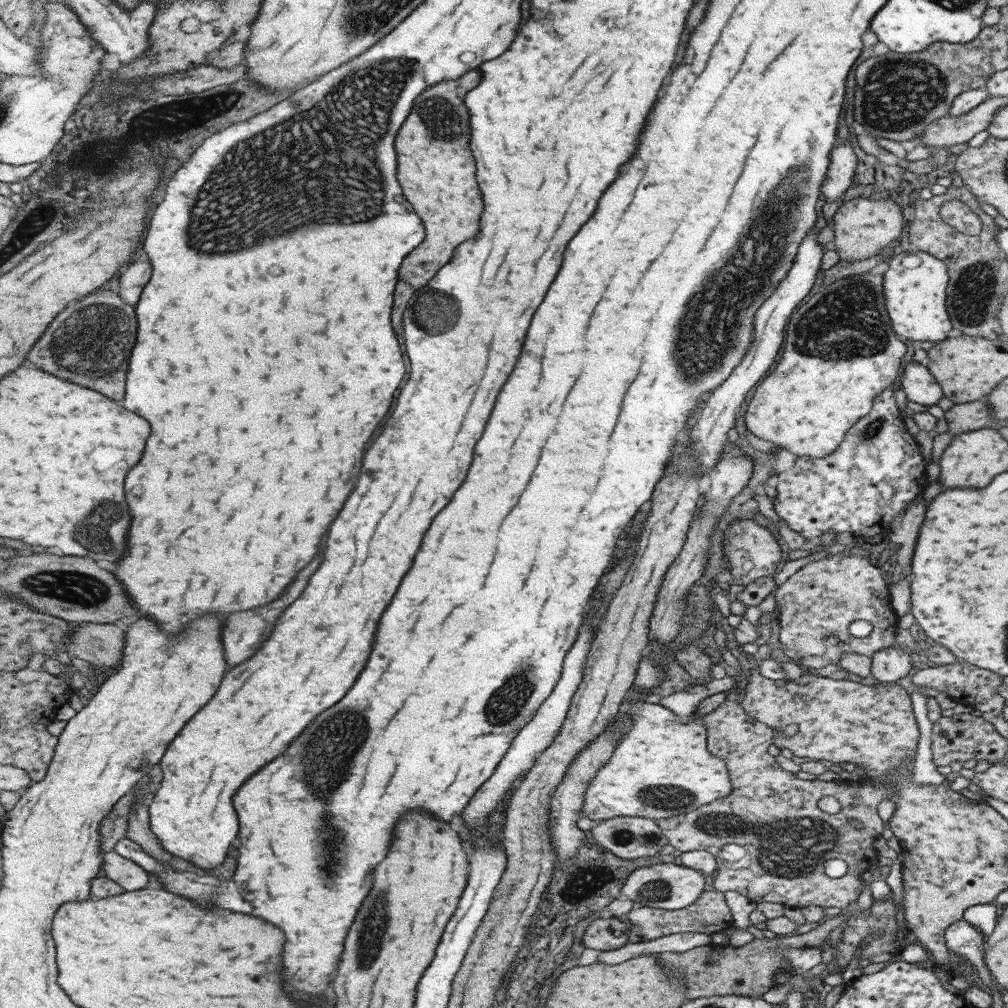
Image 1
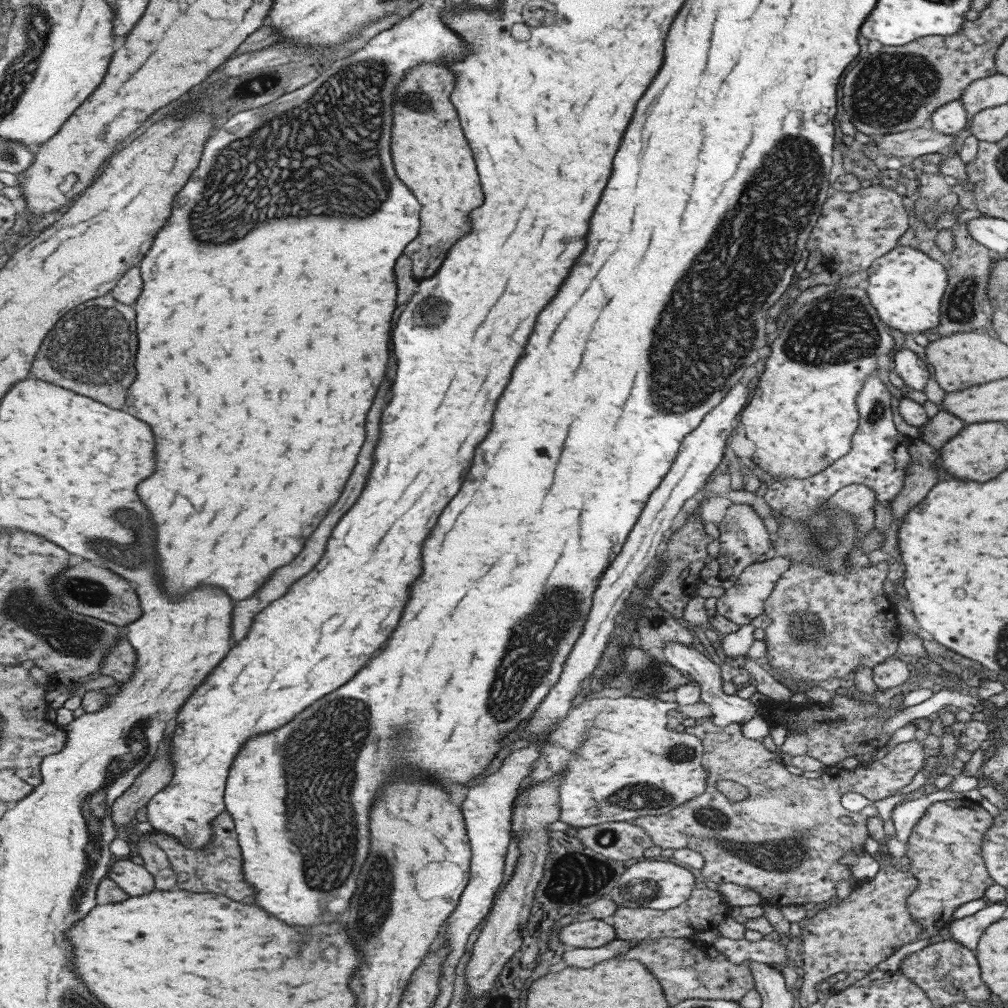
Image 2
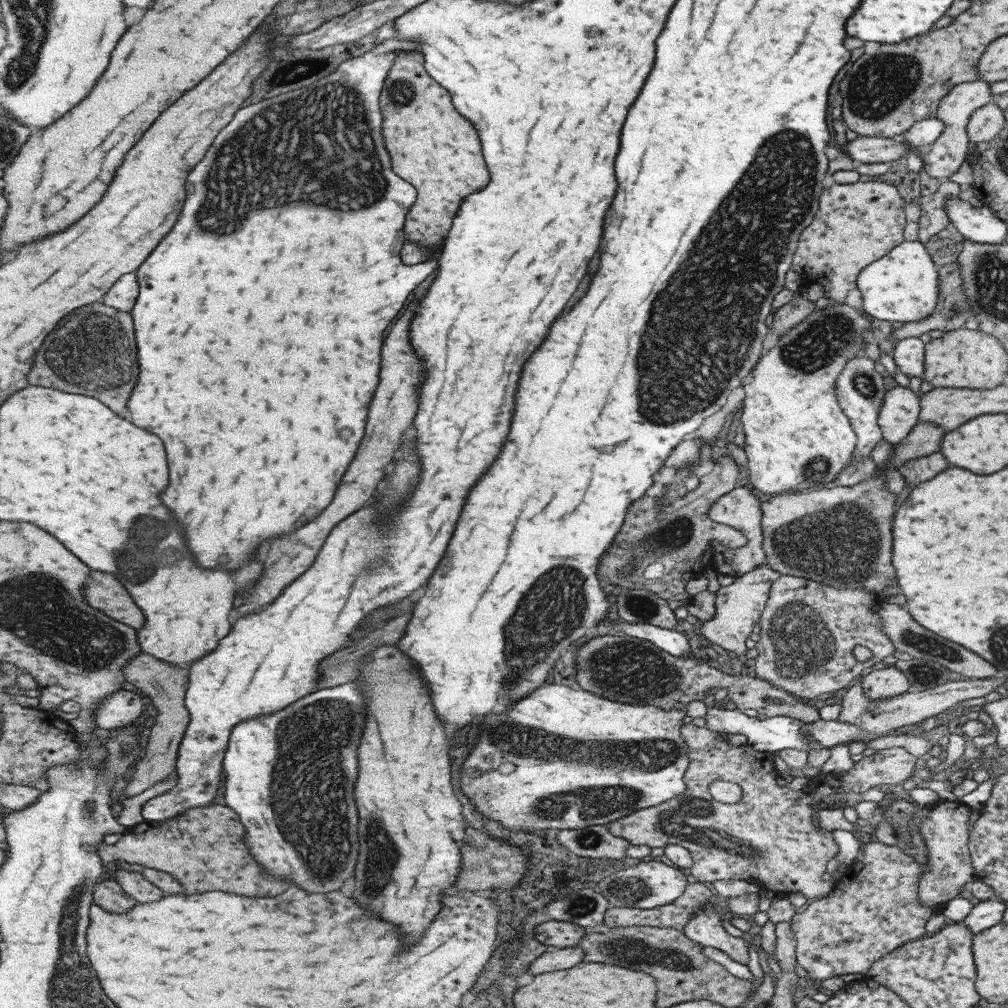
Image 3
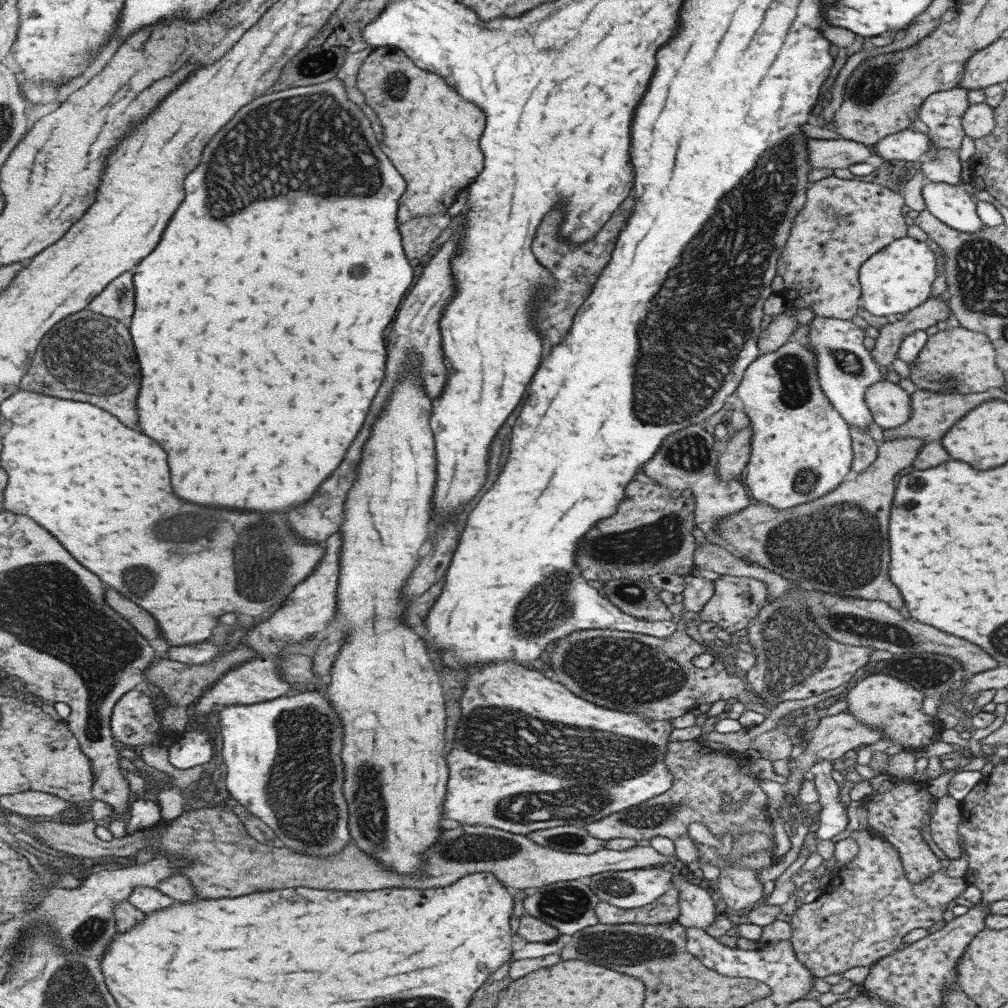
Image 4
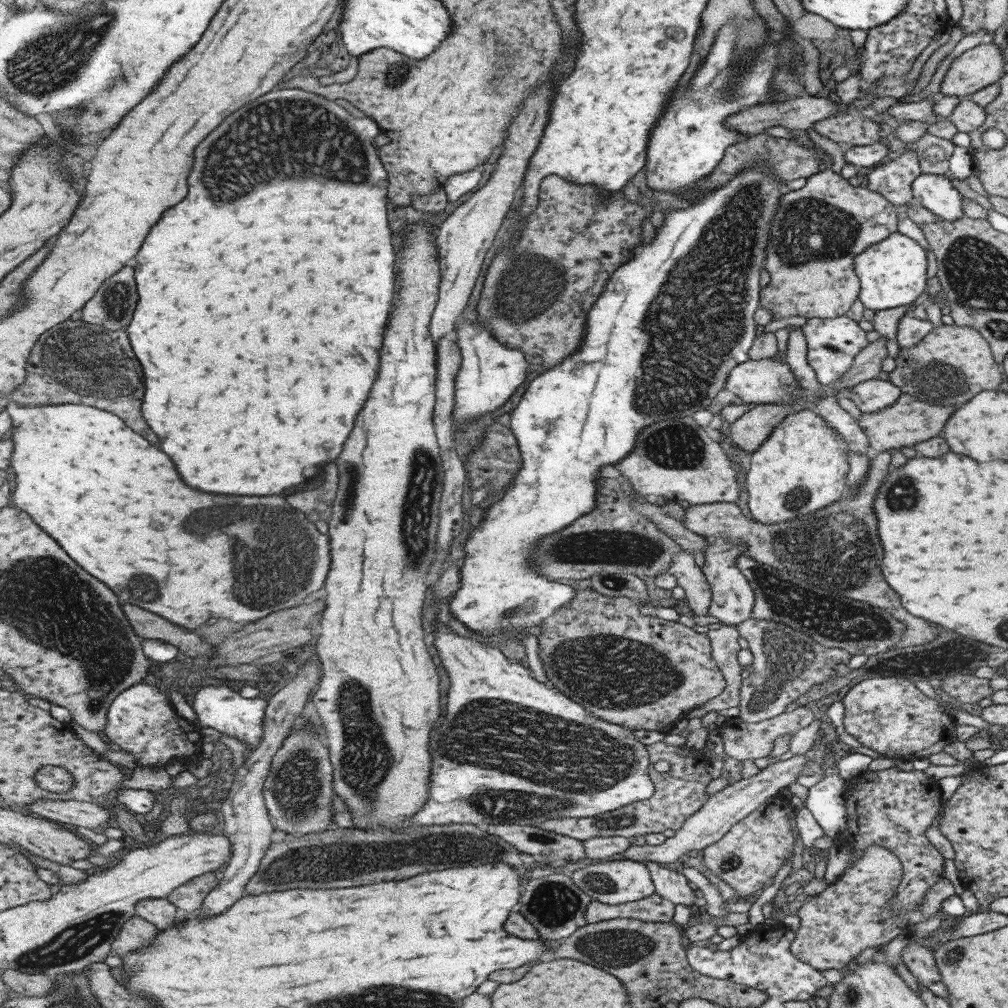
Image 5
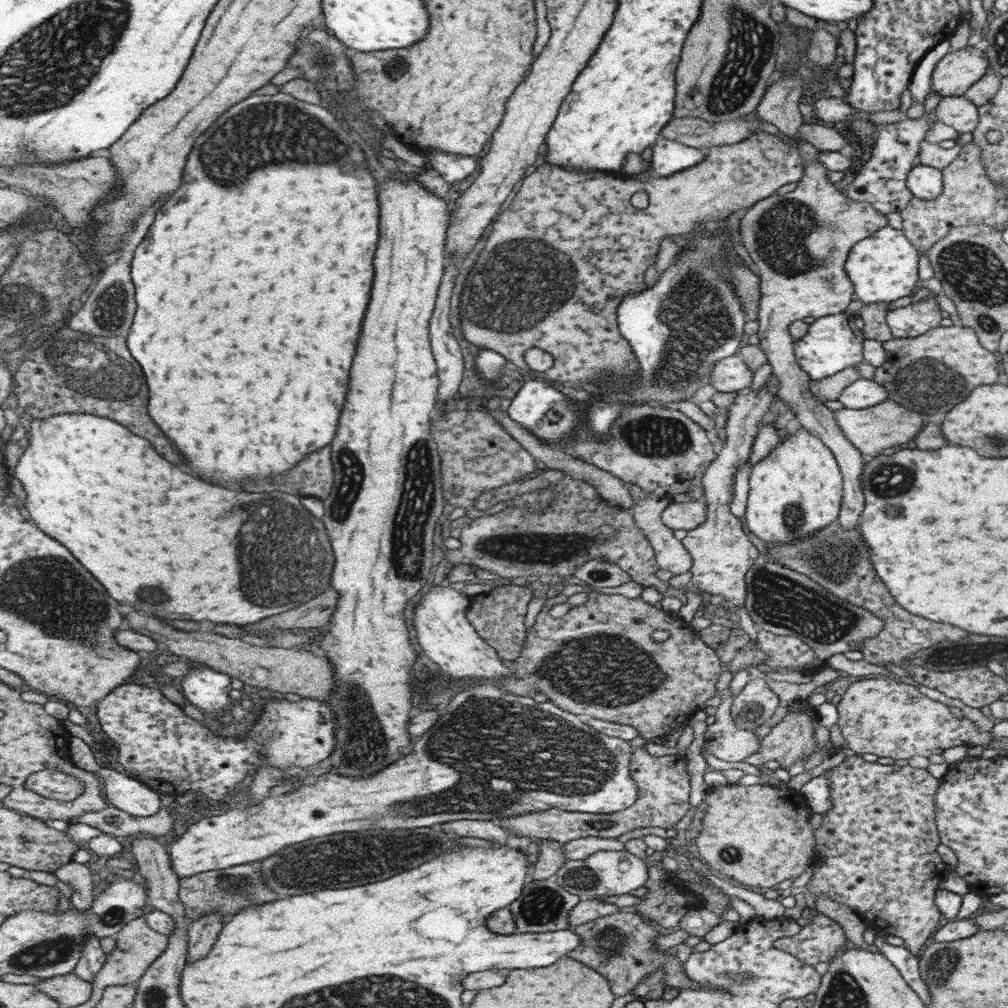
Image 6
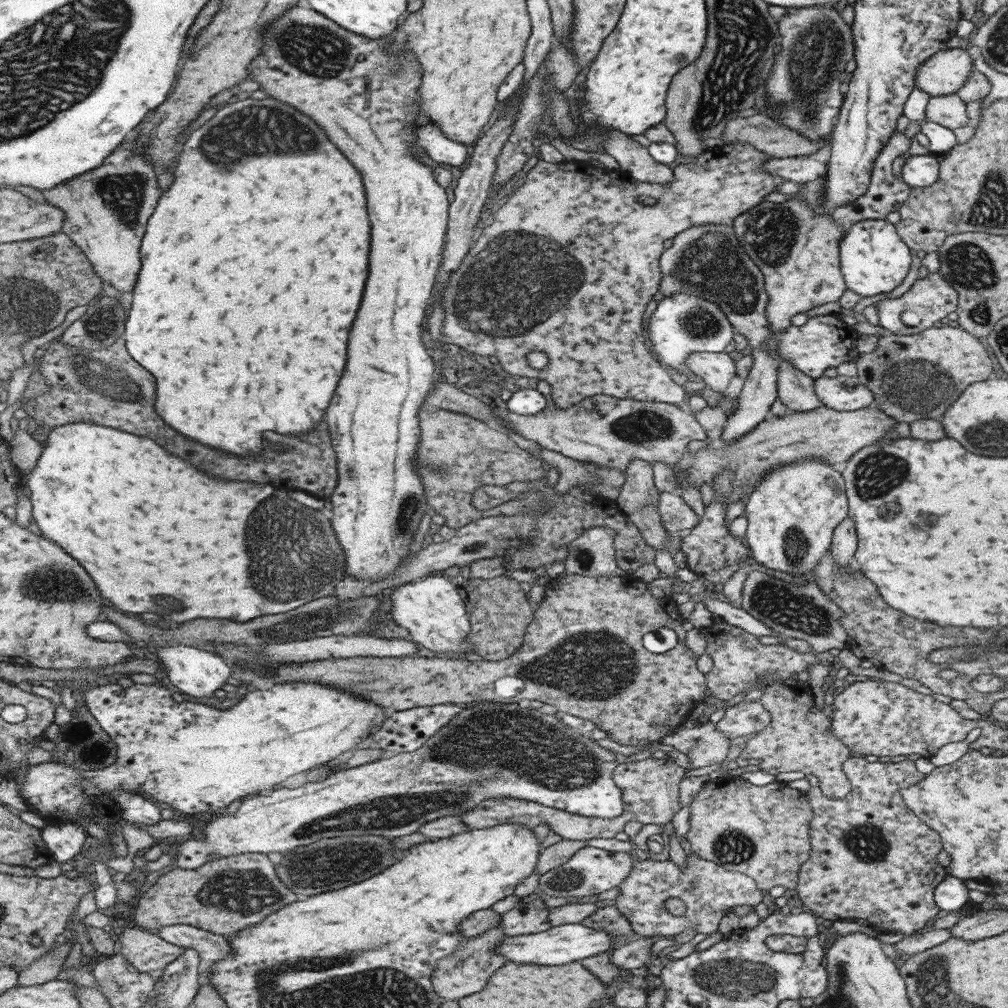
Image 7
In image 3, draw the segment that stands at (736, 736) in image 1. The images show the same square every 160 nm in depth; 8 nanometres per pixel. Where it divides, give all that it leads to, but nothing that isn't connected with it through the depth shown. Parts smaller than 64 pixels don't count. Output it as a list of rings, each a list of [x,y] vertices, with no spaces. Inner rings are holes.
[[[691,723],[680,726],[680,736],[686,742],[687,751],[689,751],[687,752],[688,765],[682,776],[686,786],[685,792],[660,802],[661,804],[657,806],[633,811],[633,814],[627,814],[604,827],[613,836],[629,842],[629,845],[661,848],[666,844],[676,844],[686,848],[693,859],[688,868],[689,874],[697,883],[712,883],[714,880],[747,880],[757,884],[759,888],[779,894],[780,899],[785,898],[787,892],[800,892],[807,899],[827,891],[821,875],[825,872],[825,864],[838,852],[838,848],[834,843],[832,831],[821,835],[818,831],[819,827],[811,825],[814,814],[817,814],[815,809],[821,806],[821,802],[824,802],[827,808],[854,809],[858,802],[847,806],[846,803],[837,799],[837,794],[865,792],[869,788],[878,788],[883,784],[901,784],[912,777],[911,773],[915,769],[917,760],[901,748],[877,750],[875,754],[854,762],[852,768],[846,773],[839,775],[827,773],[822,777],[816,776],[803,789],[792,790],[789,789],[788,784],[785,787],[779,787],[775,783],[777,771],[773,767],[771,753],[755,751],[749,745],[733,748],[726,744],[723,734],[712,732],[704,727],[696,727]],[[714,780],[737,784],[741,788],[741,798],[734,802],[735,804],[716,804],[708,793],[708,784]]]

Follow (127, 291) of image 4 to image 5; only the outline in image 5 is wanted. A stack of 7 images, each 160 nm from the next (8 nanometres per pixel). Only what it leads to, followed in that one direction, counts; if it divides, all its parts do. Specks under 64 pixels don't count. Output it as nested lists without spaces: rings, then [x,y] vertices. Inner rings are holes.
[[[133,262],[108,278],[81,310],[80,320],[105,330],[125,330],[137,308],[137,282]]]

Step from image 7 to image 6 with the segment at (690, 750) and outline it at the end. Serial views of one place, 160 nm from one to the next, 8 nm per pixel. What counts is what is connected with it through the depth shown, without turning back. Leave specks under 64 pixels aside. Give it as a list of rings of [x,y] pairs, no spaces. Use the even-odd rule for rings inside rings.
[[[727,689],[719,693],[719,705],[716,707],[715,722],[705,729],[703,749],[711,756],[725,762],[739,762],[757,752],[759,740],[753,729],[735,728],[731,721],[730,708],[733,695]]]

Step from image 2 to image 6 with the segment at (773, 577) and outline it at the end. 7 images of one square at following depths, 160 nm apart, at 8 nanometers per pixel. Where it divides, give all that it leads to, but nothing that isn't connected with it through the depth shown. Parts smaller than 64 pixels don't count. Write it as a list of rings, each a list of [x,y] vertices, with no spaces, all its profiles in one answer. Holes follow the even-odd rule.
[[[767,380],[765,385],[755,392],[748,388],[738,392],[727,408],[723,443],[716,448],[715,458],[700,478],[701,500],[706,504],[705,520],[694,529],[688,530],[680,540],[691,557],[692,565],[689,571],[692,575],[690,581],[695,584],[696,590],[706,596],[712,594],[723,596],[725,601],[719,606],[732,612],[730,615],[735,614],[736,606],[744,604],[746,575],[748,568],[757,558],[757,548],[749,542],[743,533],[739,519],[730,513],[730,504],[733,498],[734,474],[748,460],[751,444],[759,431],[758,425],[762,422],[775,397],[769,393],[766,383]]]

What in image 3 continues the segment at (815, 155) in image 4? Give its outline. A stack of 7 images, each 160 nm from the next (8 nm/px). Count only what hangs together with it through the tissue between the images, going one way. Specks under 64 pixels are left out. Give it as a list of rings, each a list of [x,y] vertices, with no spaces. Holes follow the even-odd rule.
[[[860,135],[847,141],[842,146],[844,152],[854,163],[871,164],[871,162],[885,162],[889,164],[900,156],[905,156],[908,146],[904,140],[896,137],[881,138]]]

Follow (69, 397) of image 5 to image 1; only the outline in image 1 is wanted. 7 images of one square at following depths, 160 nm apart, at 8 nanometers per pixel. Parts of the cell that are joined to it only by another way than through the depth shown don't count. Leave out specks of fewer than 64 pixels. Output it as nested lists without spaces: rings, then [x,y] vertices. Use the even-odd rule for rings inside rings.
[[[98,289],[69,305],[69,310],[65,310],[65,314],[61,314],[61,318],[57,318],[57,322],[53,322],[53,326],[49,326],[44,337],[37,342],[29,360],[53,376],[93,388],[113,400],[123,400],[129,360],[137,344],[137,326],[136,306],[129,304],[119,293]]]

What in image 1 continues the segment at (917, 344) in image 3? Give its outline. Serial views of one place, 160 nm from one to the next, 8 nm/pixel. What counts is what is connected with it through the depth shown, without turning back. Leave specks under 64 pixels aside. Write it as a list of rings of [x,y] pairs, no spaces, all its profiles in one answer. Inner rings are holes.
[[[915,362],[905,363],[903,374],[899,378],[907,401],[925,407],[937,405],[937,401],[943,397],[940,386],[926,366]]]

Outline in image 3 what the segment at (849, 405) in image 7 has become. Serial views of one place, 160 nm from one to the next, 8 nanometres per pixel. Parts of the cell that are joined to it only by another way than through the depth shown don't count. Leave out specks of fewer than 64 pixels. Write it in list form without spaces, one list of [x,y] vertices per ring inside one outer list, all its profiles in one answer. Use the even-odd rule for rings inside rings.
[[[908,387],[886,390],[876,418],[882,438],[896,446],[918,423],[919,411],[919,399]]]

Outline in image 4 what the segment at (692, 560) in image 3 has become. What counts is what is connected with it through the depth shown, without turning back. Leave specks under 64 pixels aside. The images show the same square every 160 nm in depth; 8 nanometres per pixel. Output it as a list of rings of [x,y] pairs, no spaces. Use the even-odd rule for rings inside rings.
[[[749,425],[733,434],[725,442],[725,451],[718,457],[715,472],[721,481],[738,479],[743,475],[750,457],[752,430]],[[637,473],[635,477],[632,478],[631,481],[628,482],[627,485],[624,486],[624,496],[620,500],[619,506],[616,508],[616,512],[613,513],[610,517],[604,518],[604,520],[597,521],[596,525],[592,526],[592,529],[589,529],[588,532],[581,537],[580,545],[578,546],[578,551],[576,552],[576,564],[581,569],[581,578],[585,580],[597,580],[601,583],[606,583],[611,580],[642,580],[645,584],[649,585],[649,589],[657,595],[657,598],[663,602],[663,605],[669,606],[673,603],[673,595],[670,592],[665,592],[665,590],[661,590],[650,584],[650,576],[657,574],[658,572],[668,572],[669,574],[682,576],[683,573],[689,573],[695,571],[692,563],[692,552],[696,548],[695,539],[691,535],[691,528],[696,526],[695,522],[693,522],[693,495],[687,499],[684,497],[676,497],[671,498],[671,490],[665,488],[664,486],[659,486],[654,480],[647,478],[643,473]]]

